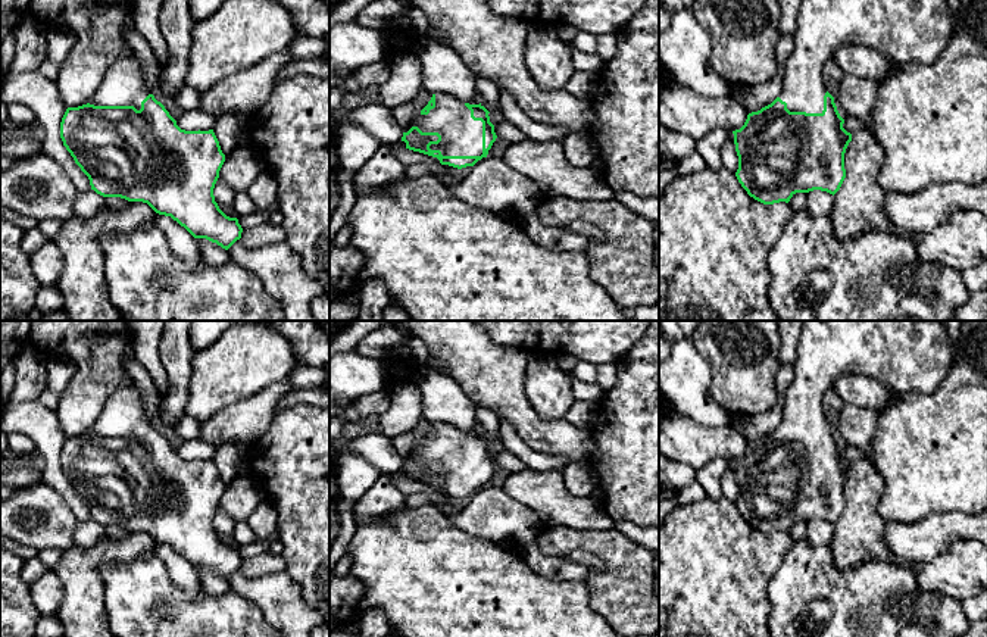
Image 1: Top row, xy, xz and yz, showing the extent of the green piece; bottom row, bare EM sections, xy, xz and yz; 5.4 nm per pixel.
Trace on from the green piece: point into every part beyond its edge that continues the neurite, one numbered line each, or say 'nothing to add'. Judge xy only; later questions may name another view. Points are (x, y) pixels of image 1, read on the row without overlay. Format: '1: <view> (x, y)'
1: xy (124, 414)

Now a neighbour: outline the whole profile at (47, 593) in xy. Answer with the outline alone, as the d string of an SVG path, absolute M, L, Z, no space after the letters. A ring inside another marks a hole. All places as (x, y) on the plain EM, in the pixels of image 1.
M53 569L29 584L31 599L41 615L57 615L65 597L65 588Z

